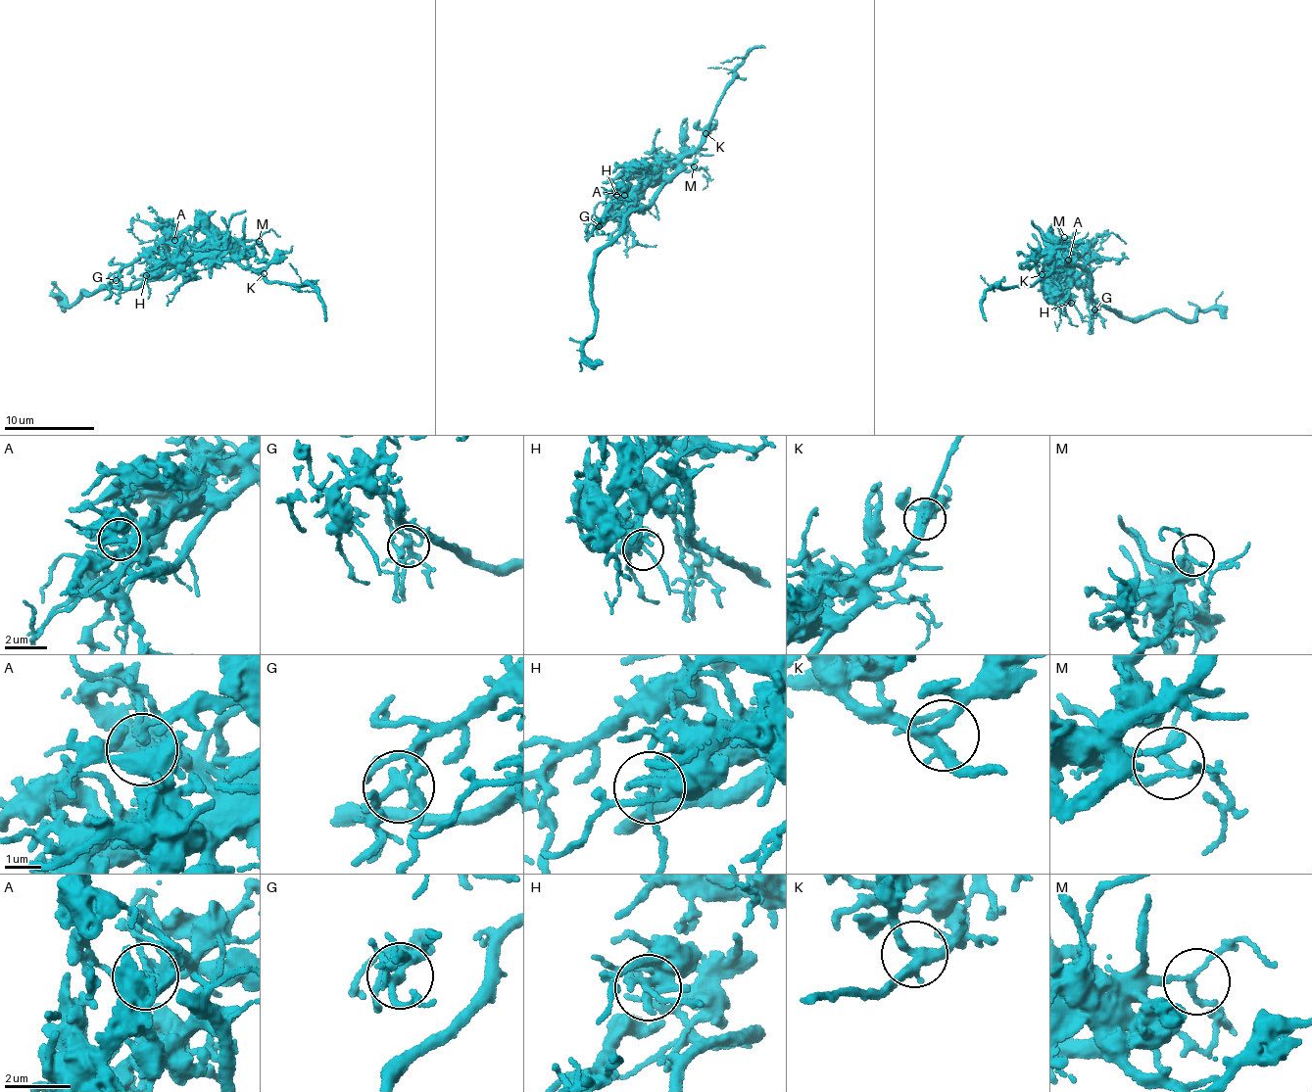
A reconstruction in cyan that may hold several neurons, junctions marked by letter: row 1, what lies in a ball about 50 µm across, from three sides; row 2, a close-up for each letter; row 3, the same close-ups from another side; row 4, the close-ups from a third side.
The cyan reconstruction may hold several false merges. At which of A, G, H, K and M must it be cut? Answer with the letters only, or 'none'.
none

